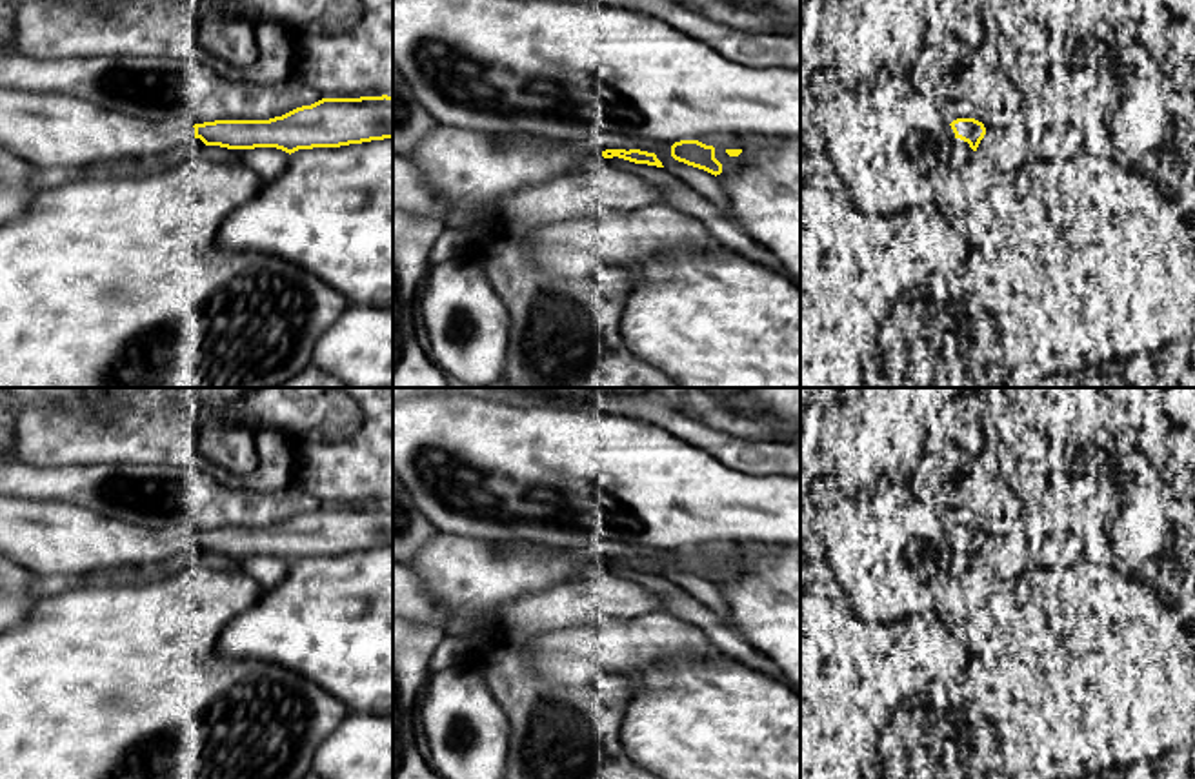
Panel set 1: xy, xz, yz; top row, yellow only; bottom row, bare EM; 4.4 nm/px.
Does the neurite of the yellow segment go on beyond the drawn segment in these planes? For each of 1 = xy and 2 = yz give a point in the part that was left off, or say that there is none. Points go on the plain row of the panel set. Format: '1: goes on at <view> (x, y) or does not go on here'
1: goes on at xy (50, 537)
2: does not go on here

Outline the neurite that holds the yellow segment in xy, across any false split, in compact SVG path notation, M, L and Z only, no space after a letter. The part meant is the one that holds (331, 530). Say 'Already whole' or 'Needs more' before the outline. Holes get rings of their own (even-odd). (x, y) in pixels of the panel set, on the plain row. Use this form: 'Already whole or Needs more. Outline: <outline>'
Needs more. Outline: M0 495L0 553L38 577L84 575L127 564L146 566L187 553L193 546L227 557L276 555L289 562L298 557L393 546L393 504L322 506L269 528L215 528L191 533L178 526L146 530L71 502Z

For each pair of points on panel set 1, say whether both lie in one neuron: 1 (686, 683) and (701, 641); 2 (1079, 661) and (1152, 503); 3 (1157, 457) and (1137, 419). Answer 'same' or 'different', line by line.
1: different
2: different
3: same

